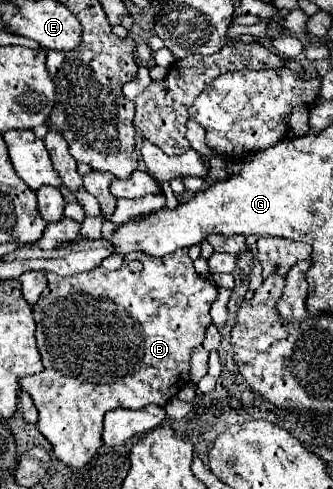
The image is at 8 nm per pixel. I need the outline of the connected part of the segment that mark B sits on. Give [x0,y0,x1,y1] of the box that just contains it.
[20,250,218,468]

